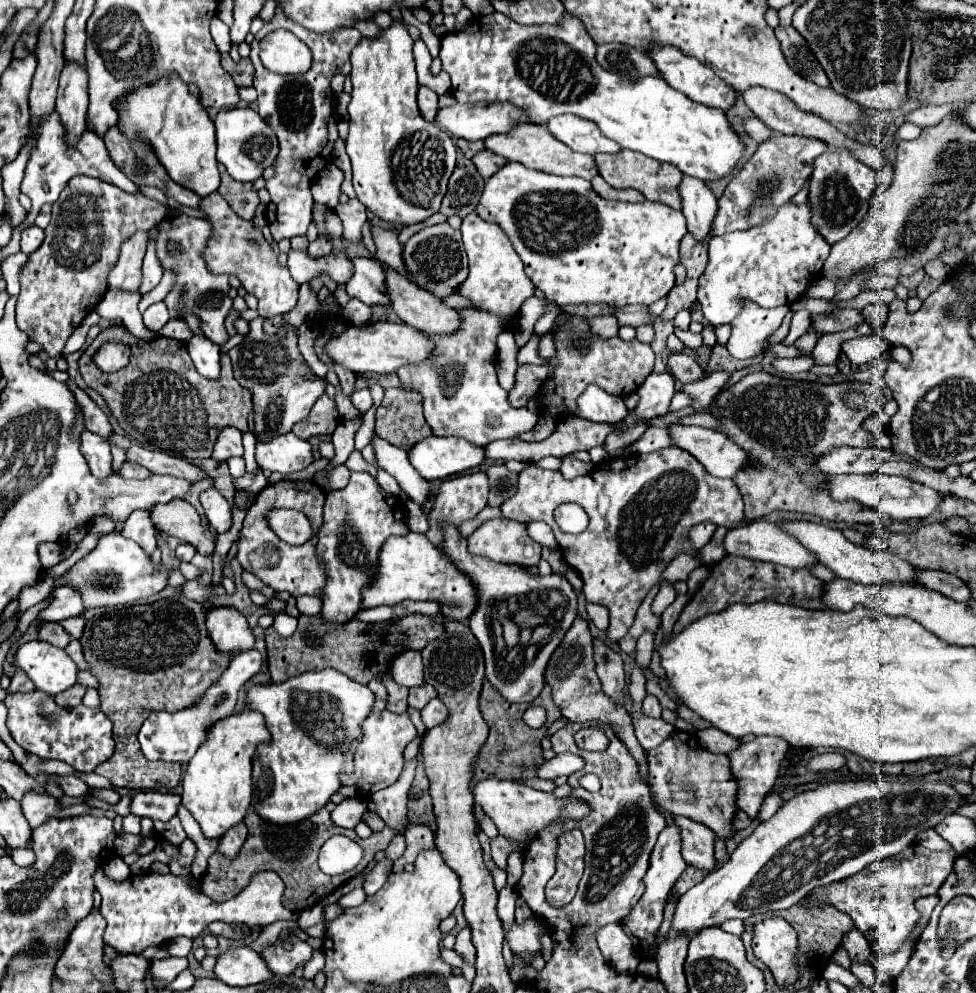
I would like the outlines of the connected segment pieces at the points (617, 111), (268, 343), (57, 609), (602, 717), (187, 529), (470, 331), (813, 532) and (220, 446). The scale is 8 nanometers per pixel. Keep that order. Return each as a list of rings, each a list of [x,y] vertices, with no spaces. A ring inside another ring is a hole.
[[[501,12],[473,18],[465,30],[447,32],[441,38],[439,58],[443,70],[451,76],[451,94],[457,102],[509,102],[525,108],[533,116],[533,124],[545,124],[551,116],[573,114],[593,120],[599,130],[621,144],[621,148],[641,152],[659,162],[669,162],[681,172],[701,178],[703,182],[727,176],[737,160],[743,156],[743,144],[729,126],[725,112],[689,100],[685,94],[673,90],[661,76],[643,76],[637,82],[603,70],[595,62],[593,38],[585,32],[585,24],[565,12],[565,24],[523,26]]]
[[[303,284],[299,290],[299,302],[289,314],[283,314],[283,326],[287,330],[285,336],[267,334],[263,330],[265,318],[255,318],[251,322],[249,334],[243,338],[239,346],[233,346],[227,354],[233,364],[235,380],[249,388],[253,394],[255,404],[255,436],[257,438],[273,438],[285,432],[291,432],[291,428],[303,420],[311,406],[317,402],[317,398],[325,392],[327,380],[321,376],[307,378],[305,372],[309,370],[307,362],[303,360],[299,348],[297,348],[297,328],[317,310],[317,294],[311,292],[309,284]]]
[[[61,586],[55,588],[51,598],[49,598],[49,606],[45,610],[39,612],[39,620],[55,620],[61,622],[65,618],[83,614],[85,608],[81,604],[81,596],[79,592],[75,592],[71,586]]]
[[[577,616],[573,626],[569,628],[569,632],[565,634],[565,640],[559,644],[557,652],[549,660],[549,666],[545,670],[545,682],[551,686],[553,700],[561,708],[561,712],[567,720],[585,722],[585,718],[587,718],[587,720],[599,720],[599,722],[609,724],[613,728],[613,732],[617,734],[617,738],[627,746],[631,756],[637,760],[639,776],[643,780],[647,780],[647,770],[649,770],[647,752],[635,736],[635,728],[633,728],[633,720],[631,720],[629,712],[623,706],[617,706],[601,690],[601,682],[595,674],[595,664],[593,664],[593,636],[591,636],[587,620]]]
[[[183,498],[171,500],[169,504],[157,504],[157,508],[149,508],[149,516],[155,528],[167,536],[195,546],[201,554],[213,552],[215,540],[211,532],[201,524],[197,510]]]
[[[475,212],[463,218],[461,224],[463,244],[469,258],[469,276],[457,286],[457,294],[471,302],[471,308],[457,310],[461,314],[461,328],[453,332],[453,336],[429,336],[433,344],[437,344],[437,356],[425,360],[425,364],[417,364],[417,368],[401,368],[397,372],[401,384],[411,388],[423,396],[423,412],[425,420],[437,436],[459,436],[469,440],[471,444],[489,444],[499,438],[515,438],[523,432],[529,432],[537,424],[537,414],[527,408],[513,408],[507,400],[507,392],[499,386],[495,364],[497,364],[497,336],[517,322],[521,304],[535,294],[533,282],[523,272],[523,262],[519,254],[509,244],[509,238],[497,224],[489,224],[481,220]]]
[[[789,520],[789,522],[779,522],[781,530],[789,532],[789,536],[793,536],[795,540],[799,540],[801,544],[805,544],[805,548],[809,548],[809,552],[813,552],[813,556],[817,556],[819,564],[827,566],[837,578],[845,578],[845,580],[853,580],[859,584],[887,584],[887,582],[913,582],[917,580],[915,576],[915,568],[901,560],[895,554],[887,554],[887,552],[877,552],[871,550],[867,546],[857,546],[853,542],[849,542],[841,530],[829,528],[825,524],[819,522],[807,522],[807,520]]]
[[[223,428],[215,440],[211,458],[215,460],[227,460],[231,456],[243,456],[243,444],[241,444],[241,432],[237,428]]]

